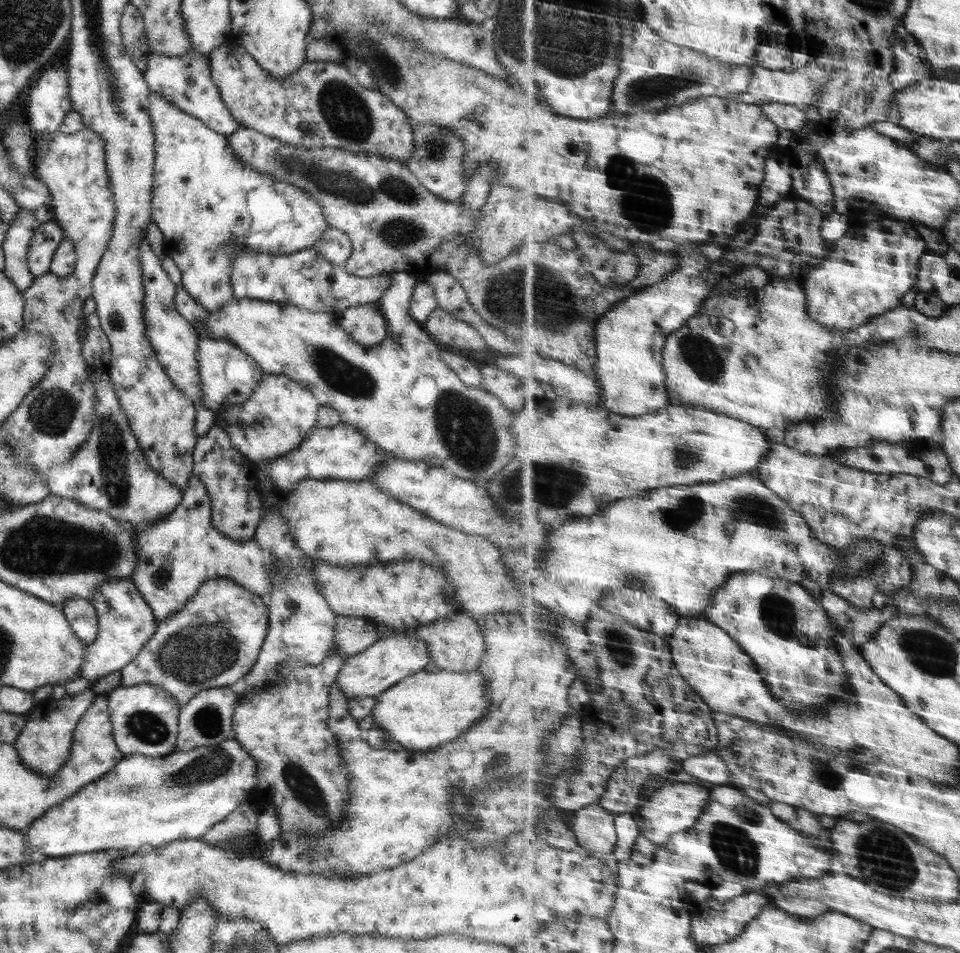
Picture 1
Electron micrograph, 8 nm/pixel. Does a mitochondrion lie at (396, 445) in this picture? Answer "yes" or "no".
no

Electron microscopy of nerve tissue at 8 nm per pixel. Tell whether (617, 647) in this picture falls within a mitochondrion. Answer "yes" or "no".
yes

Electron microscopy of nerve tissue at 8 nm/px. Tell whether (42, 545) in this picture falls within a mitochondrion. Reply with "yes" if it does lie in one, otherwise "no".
yes

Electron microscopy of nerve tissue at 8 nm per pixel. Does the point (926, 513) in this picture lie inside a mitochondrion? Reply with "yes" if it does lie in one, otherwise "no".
no

